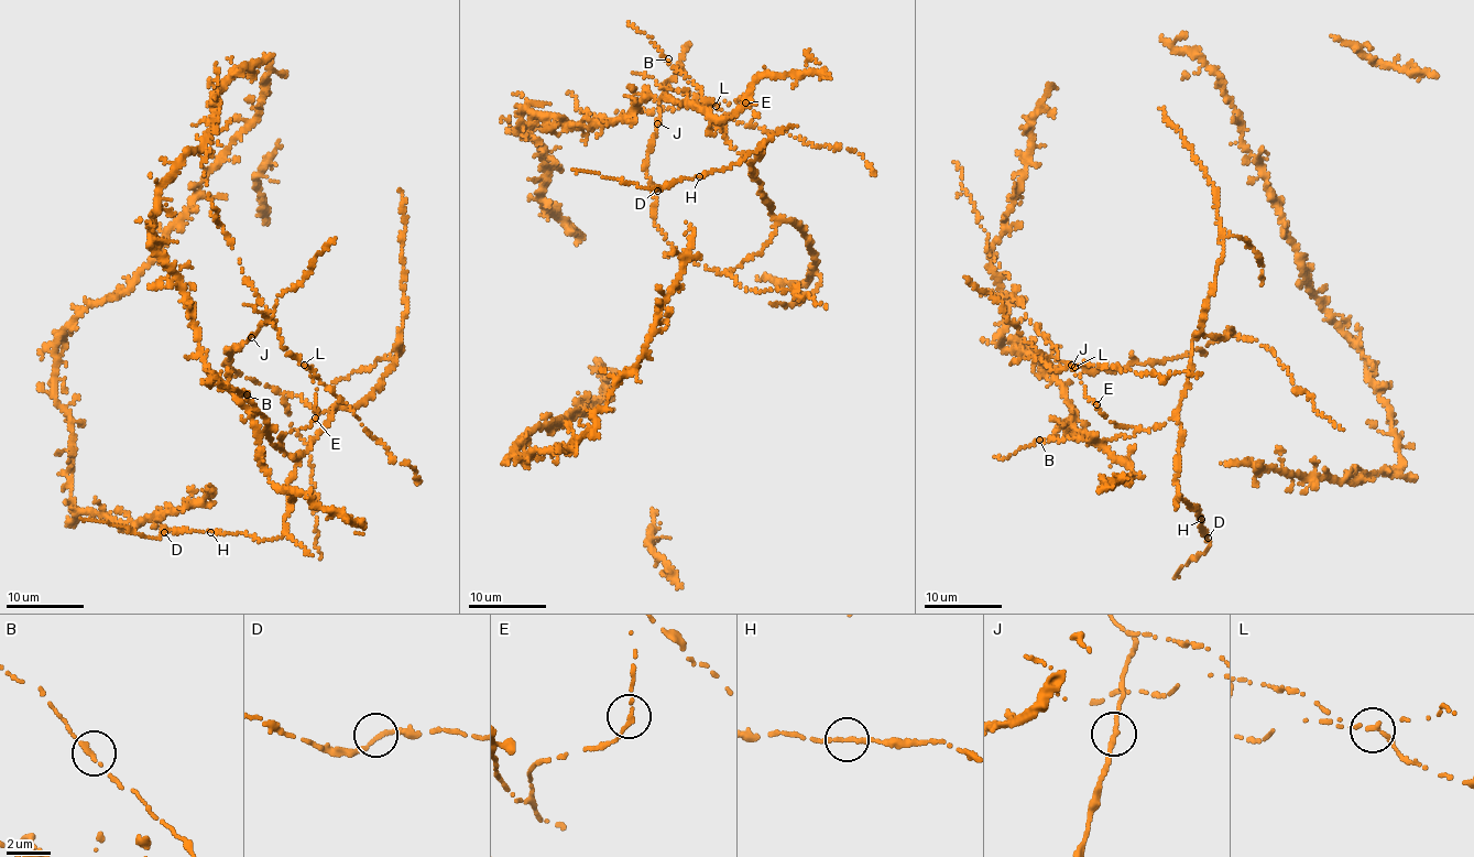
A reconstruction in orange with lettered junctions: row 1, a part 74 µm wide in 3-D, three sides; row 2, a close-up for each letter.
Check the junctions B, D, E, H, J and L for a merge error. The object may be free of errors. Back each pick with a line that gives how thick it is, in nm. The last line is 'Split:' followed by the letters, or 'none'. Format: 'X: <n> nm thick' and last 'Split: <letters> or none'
L: 220 nm thick
Split: L

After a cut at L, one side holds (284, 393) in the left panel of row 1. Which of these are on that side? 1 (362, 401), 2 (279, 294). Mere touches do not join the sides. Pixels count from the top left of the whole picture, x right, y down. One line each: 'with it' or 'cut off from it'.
1: with it
2: with it

